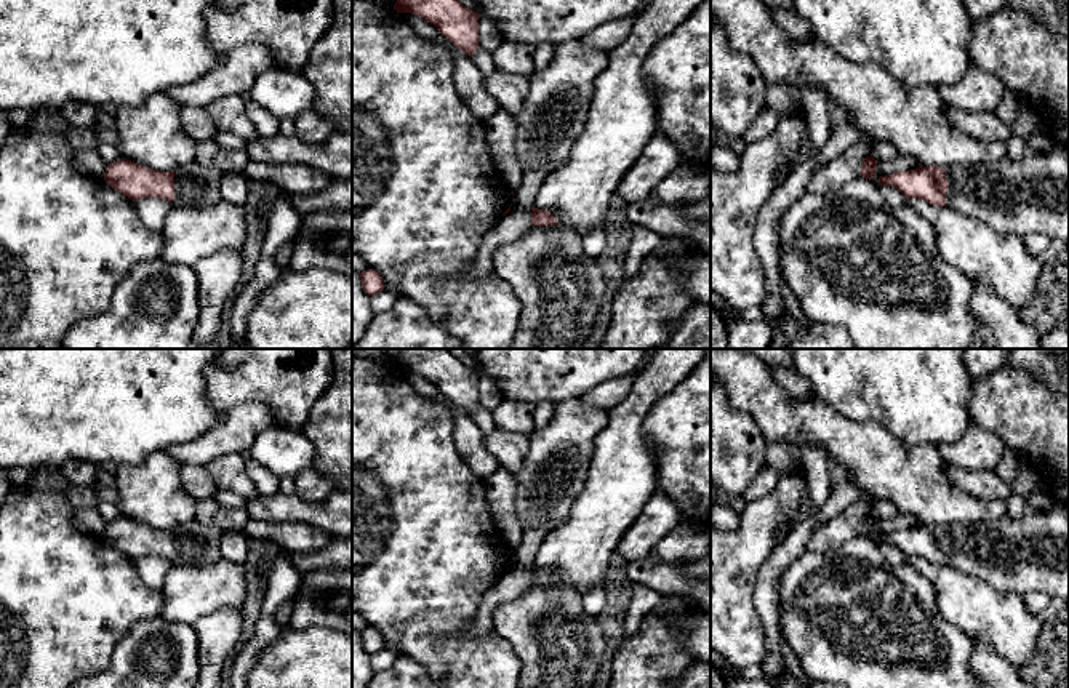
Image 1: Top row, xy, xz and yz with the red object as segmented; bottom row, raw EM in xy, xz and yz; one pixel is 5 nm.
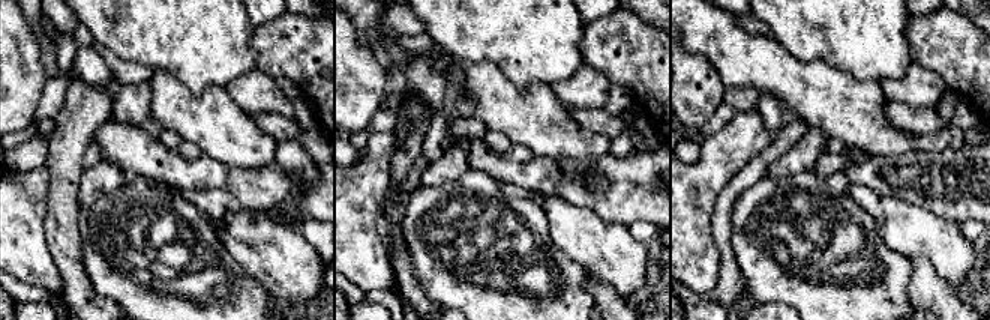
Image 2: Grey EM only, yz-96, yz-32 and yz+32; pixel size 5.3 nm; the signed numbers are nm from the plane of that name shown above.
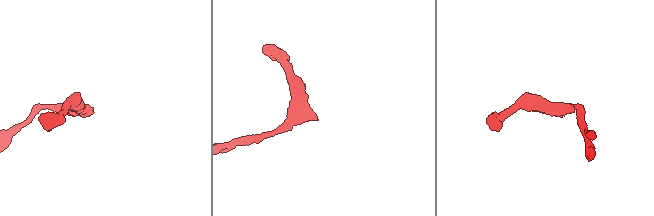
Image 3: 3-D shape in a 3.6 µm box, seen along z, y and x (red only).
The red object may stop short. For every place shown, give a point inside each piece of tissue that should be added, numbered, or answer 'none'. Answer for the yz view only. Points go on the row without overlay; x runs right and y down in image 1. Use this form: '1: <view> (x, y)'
1: yz (1031, 554)

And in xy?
1: xy (196, 544)

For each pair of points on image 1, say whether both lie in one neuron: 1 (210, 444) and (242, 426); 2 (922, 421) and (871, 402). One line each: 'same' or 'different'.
1: same
2: same

